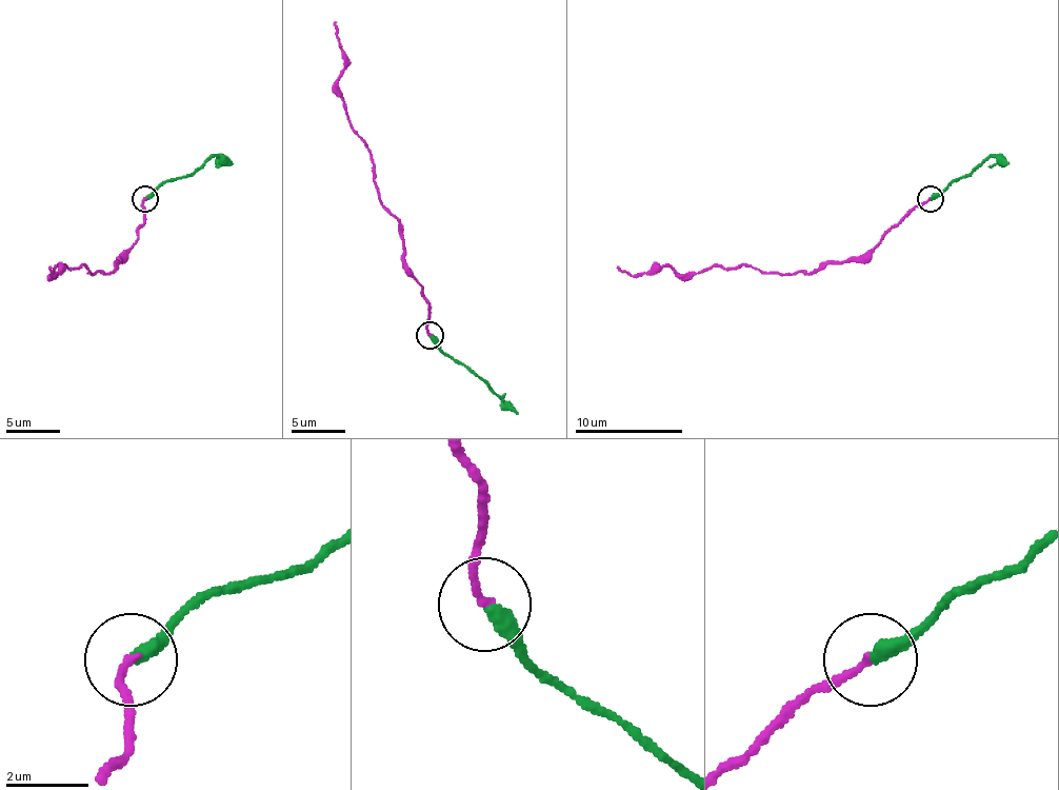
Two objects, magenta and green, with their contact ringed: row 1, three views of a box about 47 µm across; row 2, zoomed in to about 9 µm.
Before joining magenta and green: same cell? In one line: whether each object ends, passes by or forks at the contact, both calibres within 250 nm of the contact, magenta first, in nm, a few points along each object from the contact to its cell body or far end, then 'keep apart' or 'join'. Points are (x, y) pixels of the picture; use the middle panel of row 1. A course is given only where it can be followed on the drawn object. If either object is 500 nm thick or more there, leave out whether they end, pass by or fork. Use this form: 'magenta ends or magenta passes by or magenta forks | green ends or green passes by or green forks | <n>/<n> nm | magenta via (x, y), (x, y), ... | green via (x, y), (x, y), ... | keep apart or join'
magenta ends | green ends | 190/380 nm | magenta via (431, 334), (403, 235), (338, 89), (344, 54), (333, 21) | green via (431, 334), (446, 353), (479, 375), (517, 413) | join

